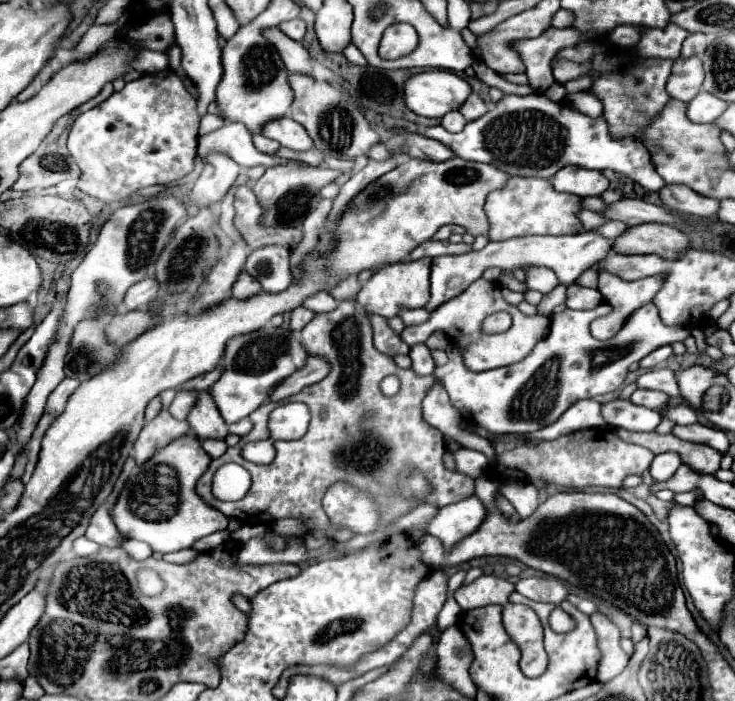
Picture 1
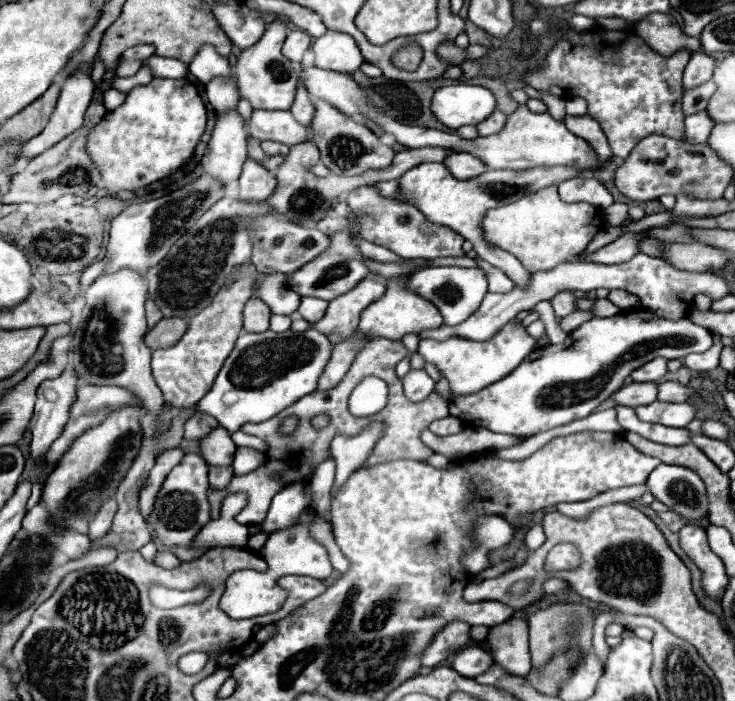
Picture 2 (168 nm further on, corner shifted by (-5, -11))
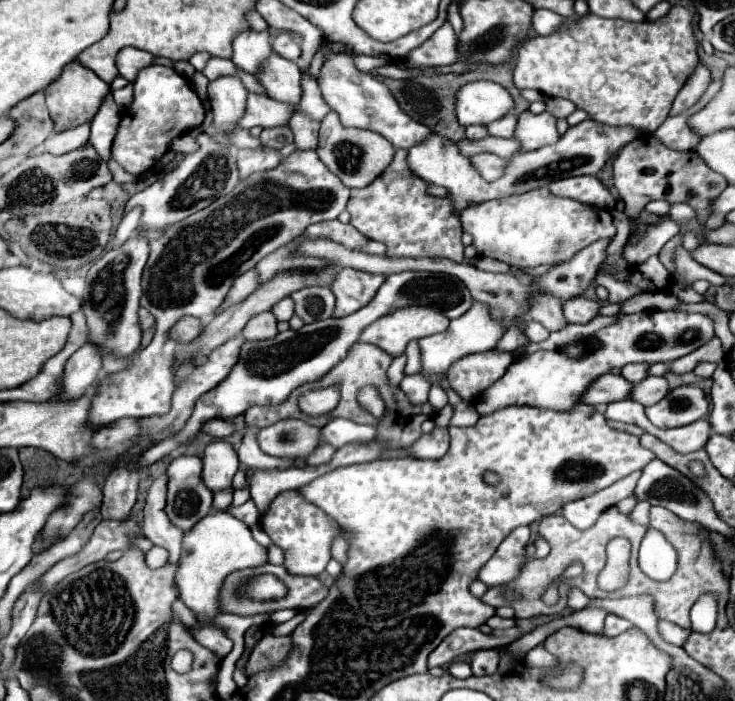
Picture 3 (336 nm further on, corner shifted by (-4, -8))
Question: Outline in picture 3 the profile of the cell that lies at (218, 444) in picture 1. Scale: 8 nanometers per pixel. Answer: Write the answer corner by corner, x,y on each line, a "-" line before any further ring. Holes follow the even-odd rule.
228,487
228,489
222,489
222,491
216,491
214,493
214,509
218,511
218,509
226,509
230,503
232,503
232,487

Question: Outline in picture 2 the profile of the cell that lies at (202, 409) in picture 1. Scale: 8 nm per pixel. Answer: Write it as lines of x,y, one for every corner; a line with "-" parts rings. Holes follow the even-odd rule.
215,428
211,436
201,440
201,456
207,466
231,466
237,446
225,428

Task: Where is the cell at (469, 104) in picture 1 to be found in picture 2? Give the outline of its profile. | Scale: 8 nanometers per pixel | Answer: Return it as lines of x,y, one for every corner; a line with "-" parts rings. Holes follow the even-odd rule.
493,112
487,120
483,120
483,124
477,124
477,130
479,130
479,136
491,136
491,134
497,134
503,130
505,126
505,120
507,116
503,112

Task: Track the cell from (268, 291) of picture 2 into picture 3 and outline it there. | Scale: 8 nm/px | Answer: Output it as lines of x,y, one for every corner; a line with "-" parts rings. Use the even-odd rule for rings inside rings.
284,297
280,303
272,307
272,313
278,321
288,321
294,315
294,301
290,301
290,297

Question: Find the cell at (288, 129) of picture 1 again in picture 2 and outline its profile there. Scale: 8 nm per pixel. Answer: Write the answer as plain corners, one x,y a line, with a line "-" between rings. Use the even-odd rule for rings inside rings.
253,110
249,134
257,140
275,140
287,146
295,146
309,138
307,128
301,126
289,110

